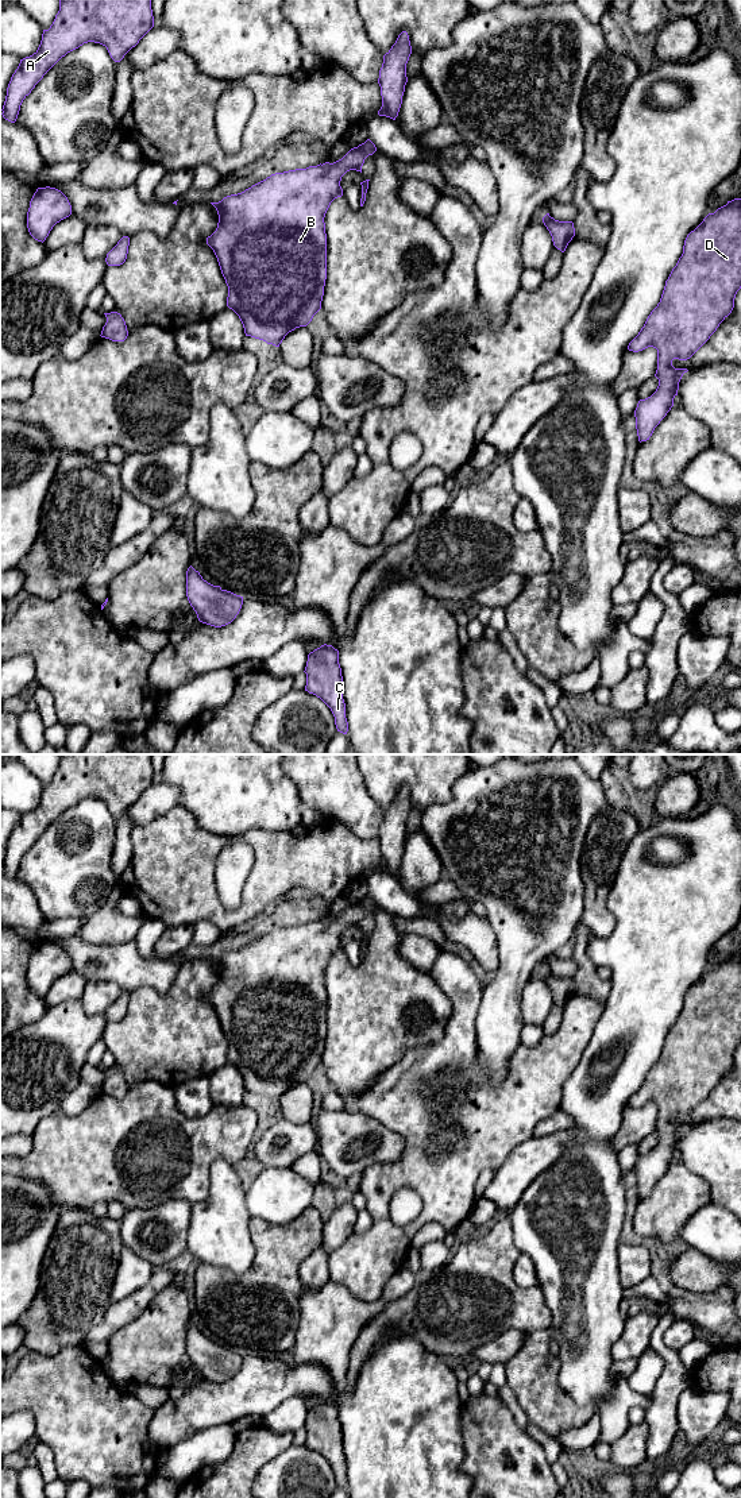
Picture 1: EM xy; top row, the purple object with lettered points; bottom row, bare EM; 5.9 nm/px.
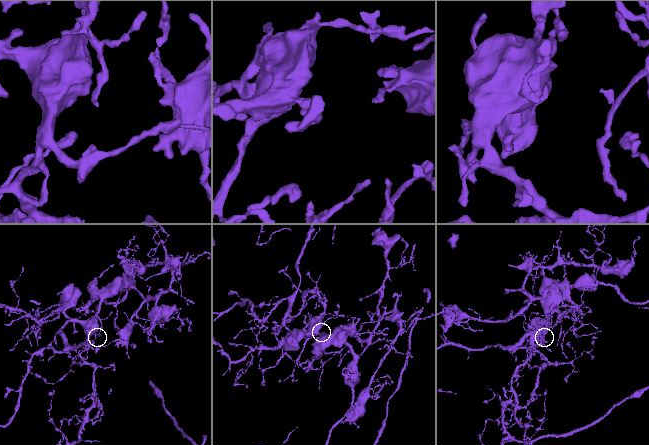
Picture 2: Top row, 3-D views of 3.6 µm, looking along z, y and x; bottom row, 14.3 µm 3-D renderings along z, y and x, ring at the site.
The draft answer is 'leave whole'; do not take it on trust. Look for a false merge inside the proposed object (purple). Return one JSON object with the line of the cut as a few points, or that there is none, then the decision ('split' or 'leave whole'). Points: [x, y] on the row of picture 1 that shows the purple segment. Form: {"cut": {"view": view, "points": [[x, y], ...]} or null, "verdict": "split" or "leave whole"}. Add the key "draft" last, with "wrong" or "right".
{"cut": null, "verdict": "leave whole", "draft": "right"}

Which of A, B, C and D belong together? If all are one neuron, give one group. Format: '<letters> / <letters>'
A B C D

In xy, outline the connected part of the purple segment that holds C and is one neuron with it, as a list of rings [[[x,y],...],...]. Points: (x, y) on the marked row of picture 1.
[[[321,645],[308,655],[305,691],[320,698],[332,711],[337,731],[347,734],[346,703],[343,699],[343,676],[339,650]]]

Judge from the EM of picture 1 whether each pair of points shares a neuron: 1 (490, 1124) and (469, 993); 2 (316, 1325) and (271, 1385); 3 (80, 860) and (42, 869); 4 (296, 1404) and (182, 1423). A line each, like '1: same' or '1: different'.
1: same
2: different
3: same
4: different

